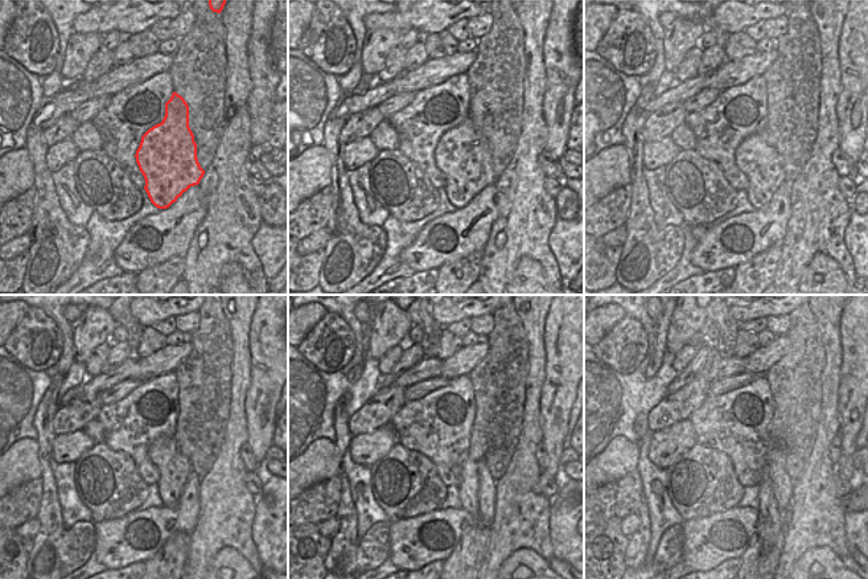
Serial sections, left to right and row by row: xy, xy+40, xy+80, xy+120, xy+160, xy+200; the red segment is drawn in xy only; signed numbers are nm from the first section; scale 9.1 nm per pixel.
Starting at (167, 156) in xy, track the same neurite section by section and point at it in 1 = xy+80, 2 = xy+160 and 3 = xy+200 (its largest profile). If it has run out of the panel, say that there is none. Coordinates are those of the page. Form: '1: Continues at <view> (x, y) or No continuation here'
1: Continues at xy+80 (760, 163)
2: Continues at xy+160 (468, 489)
3: Continues at xy+200 (770, 525).

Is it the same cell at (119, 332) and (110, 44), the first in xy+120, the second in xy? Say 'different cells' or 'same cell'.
same cell

